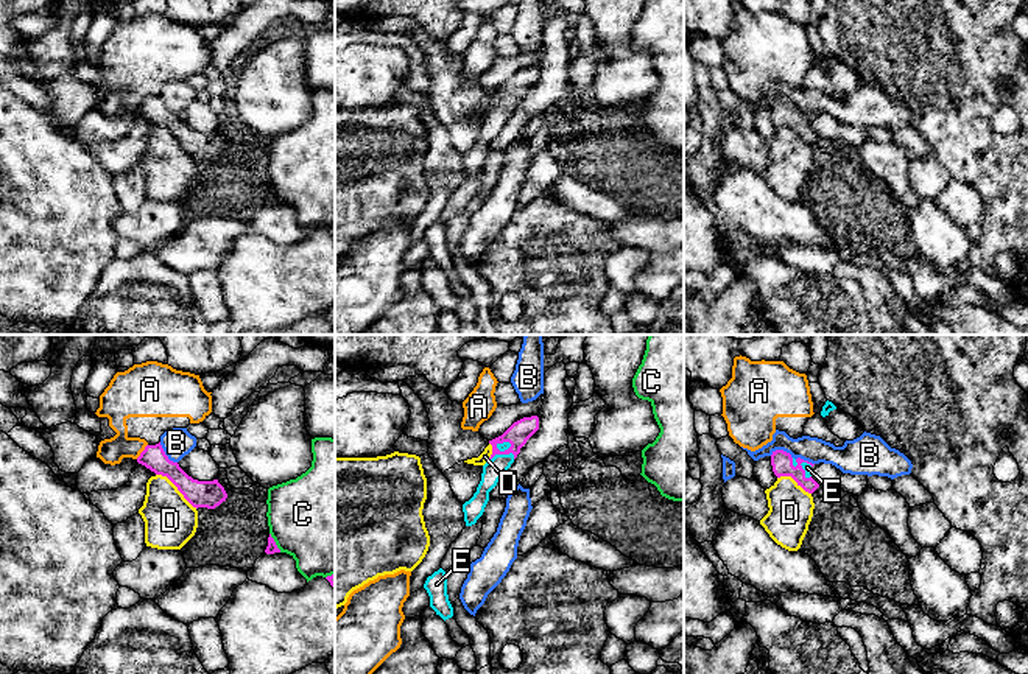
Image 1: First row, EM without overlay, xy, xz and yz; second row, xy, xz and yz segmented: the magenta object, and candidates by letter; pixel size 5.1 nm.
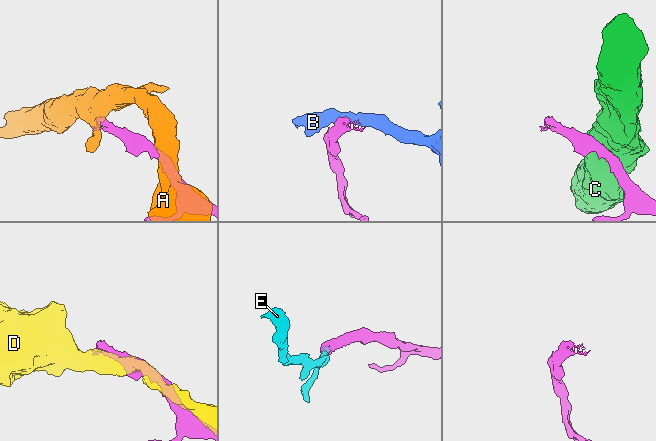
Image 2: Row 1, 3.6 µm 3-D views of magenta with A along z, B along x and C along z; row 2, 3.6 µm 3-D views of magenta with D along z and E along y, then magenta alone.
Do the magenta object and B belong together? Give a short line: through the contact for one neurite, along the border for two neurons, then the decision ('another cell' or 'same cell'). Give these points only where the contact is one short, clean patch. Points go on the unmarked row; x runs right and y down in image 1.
xy (159, 94), (164, 105), (176, 114) | another cell

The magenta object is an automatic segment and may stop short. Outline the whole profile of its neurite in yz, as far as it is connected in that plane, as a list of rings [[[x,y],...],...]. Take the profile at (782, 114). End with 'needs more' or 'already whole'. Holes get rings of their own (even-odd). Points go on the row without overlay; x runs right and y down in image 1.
[[[776,101],[771,106],[771,117],[777,129],[791,128],[797,137],[808,145],[813,145],[819,139],[819,135],[810,126],[810,121],[815,115],[808,112],[801,109],[794,111],[790,104]]]; needs more

